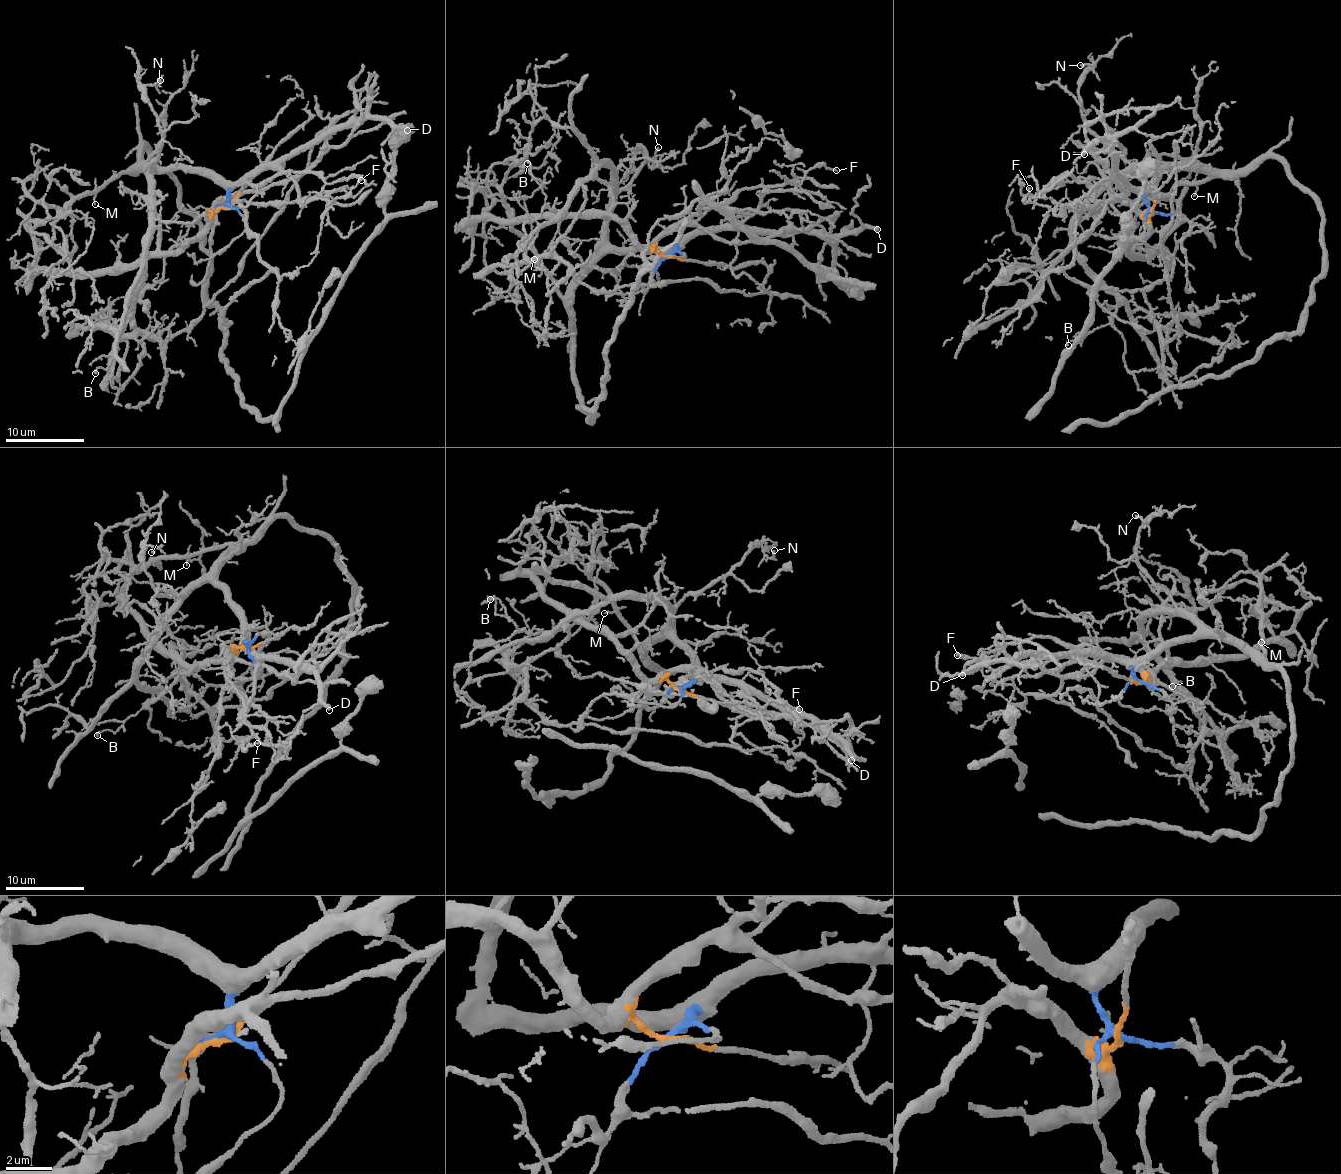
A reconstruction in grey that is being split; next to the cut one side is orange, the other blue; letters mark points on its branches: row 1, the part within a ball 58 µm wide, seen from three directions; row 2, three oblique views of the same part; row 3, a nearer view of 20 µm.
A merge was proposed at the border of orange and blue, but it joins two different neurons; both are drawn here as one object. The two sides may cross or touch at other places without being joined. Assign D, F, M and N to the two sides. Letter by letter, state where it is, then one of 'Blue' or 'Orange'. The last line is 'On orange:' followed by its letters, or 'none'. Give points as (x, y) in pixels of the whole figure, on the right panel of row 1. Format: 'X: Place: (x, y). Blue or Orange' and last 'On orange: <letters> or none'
D: Place: (1084, 154). Blue
F: Place: (1029, 188). Blue
M: Place: (1194, 196). Blue
N: Place: (1080, 65). Blue
On orange: none

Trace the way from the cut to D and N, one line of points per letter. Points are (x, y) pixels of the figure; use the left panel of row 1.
D: (225, 205), (235, 187), (364, 119), (389, 118), (396, 128), (408, 130)
N: (225, 205), (223, 187), (205, 176), (163, 168), (148, 174), (161, 140), (145, 87), (159, 80)

